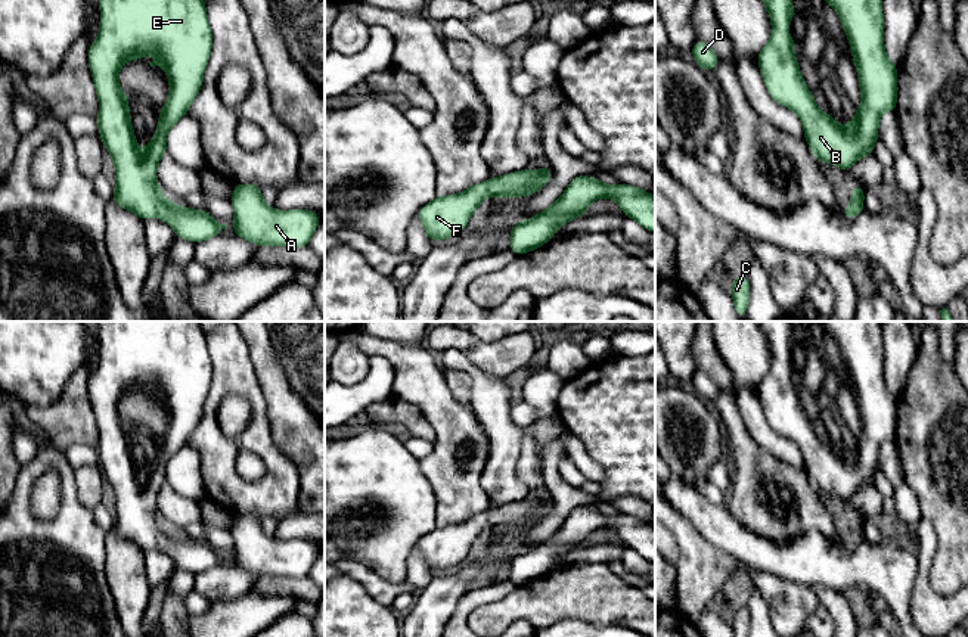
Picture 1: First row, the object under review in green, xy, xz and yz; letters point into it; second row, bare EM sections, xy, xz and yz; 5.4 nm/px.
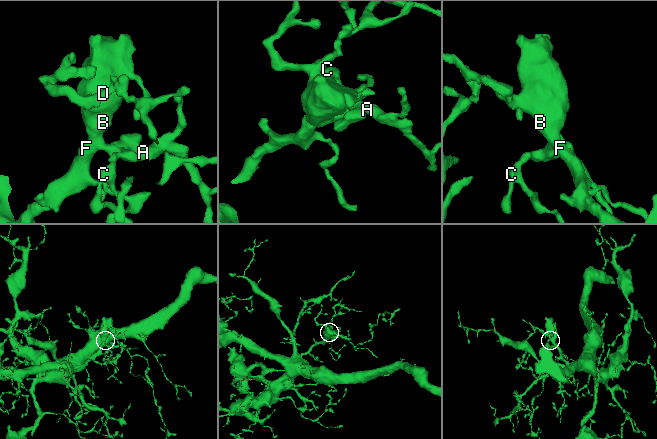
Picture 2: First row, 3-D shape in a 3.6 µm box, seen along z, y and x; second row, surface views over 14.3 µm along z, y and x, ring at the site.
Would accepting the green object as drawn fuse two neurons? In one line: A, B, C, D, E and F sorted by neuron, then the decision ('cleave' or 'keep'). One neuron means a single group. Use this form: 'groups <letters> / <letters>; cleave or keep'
groups A B C D E F; keep

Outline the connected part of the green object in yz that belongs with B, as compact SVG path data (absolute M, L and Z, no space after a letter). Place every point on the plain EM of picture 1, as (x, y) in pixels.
M794 321L757 323L769 342L770 355L773 358L767 375L757 383L763 413L776 434L794 441L800 447L804 469L812 485L815 485L819 492L840 497L847 504L860 488L872 487L872 476L879 472L879 447L884 442L894 442L897 435L899 397L885 385L882 326L879 321L816 321L822 326L825 333L831 335L838 344L841 357L848 369L862 422L862 432L856 438L854 450L841 457L831 444L823 444L817 438L813 423L807 419L800 403L800 395L794 385L794 367L782 361L784 358L791 358L794 348Z

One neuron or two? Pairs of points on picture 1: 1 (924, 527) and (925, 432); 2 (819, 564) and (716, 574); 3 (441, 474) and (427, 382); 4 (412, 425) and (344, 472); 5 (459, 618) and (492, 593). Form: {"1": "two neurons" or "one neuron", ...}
{"1": "two neurons", "2": "two neurons", "3": "one neuron", "4": "two neurons", "5": "one neuron"}

